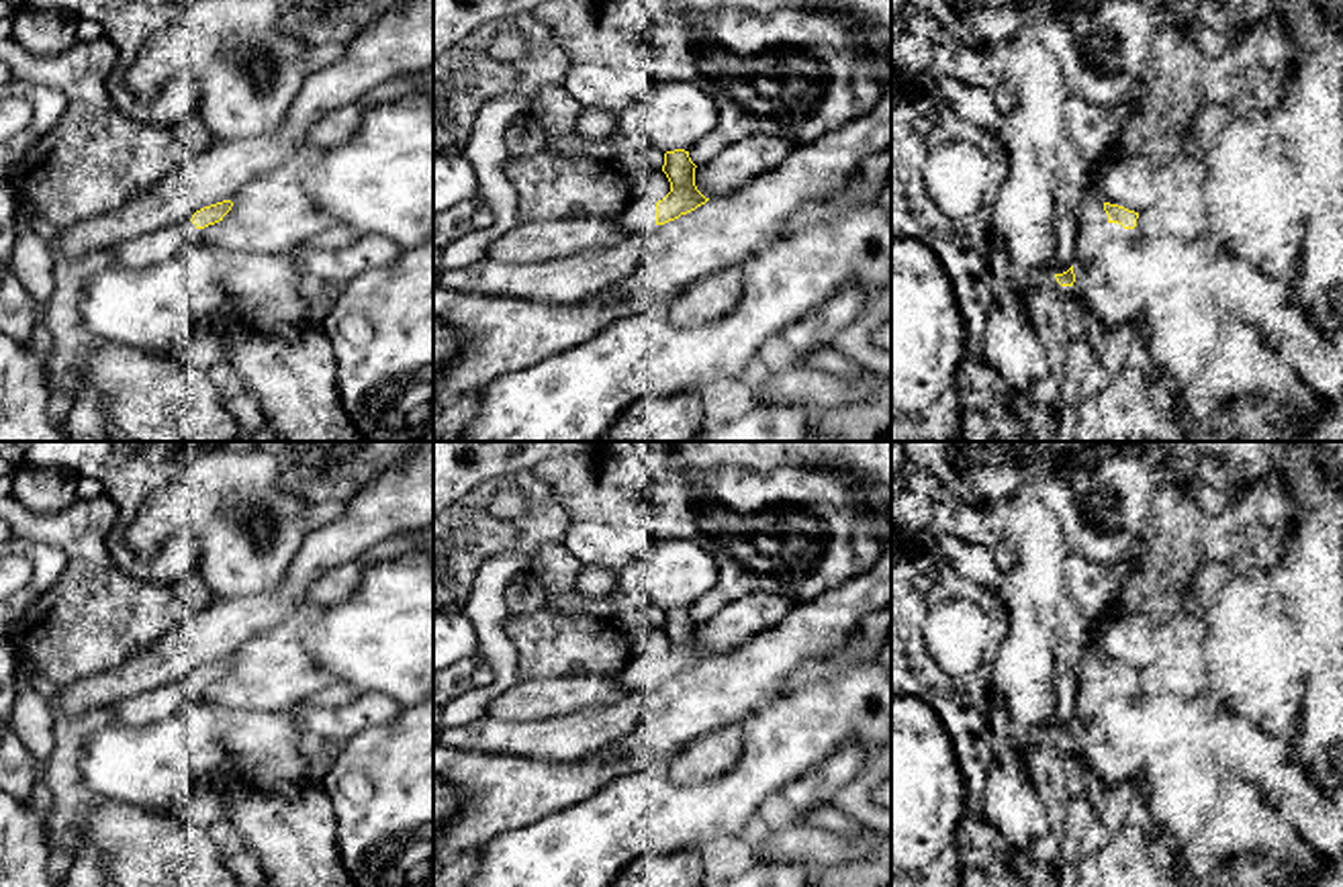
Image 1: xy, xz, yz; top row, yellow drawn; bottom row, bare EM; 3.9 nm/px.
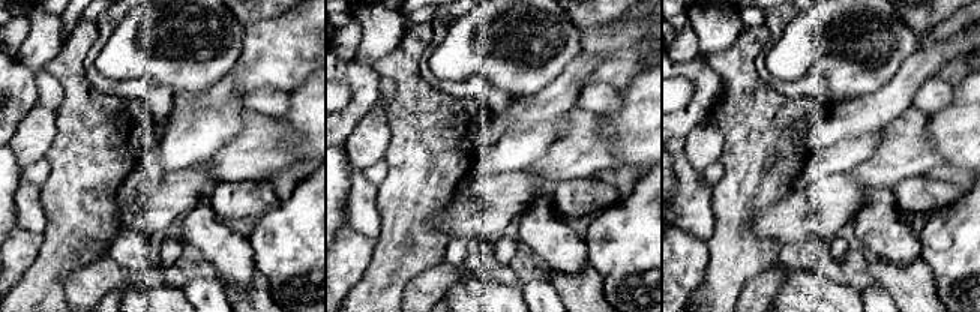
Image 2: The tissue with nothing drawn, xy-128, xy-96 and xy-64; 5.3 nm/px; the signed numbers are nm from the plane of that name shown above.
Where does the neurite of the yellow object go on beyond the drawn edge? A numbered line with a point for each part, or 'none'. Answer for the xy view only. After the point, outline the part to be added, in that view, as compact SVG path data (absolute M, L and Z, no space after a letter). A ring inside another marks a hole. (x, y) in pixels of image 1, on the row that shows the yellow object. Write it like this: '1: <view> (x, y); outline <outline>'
1: xy (164, 244); outline M182 221L147 233L137 239L129 239L114 249L114 264L119 268L151 266L155 262L172 260L180 247L198 237L198 229L192 221Z

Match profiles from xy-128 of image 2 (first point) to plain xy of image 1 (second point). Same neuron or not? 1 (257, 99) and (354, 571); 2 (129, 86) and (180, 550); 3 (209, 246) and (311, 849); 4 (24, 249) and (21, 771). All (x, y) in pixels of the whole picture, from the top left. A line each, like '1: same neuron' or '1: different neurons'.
1: same neuron
2: same neuron
3: different neurons
4: different neurons

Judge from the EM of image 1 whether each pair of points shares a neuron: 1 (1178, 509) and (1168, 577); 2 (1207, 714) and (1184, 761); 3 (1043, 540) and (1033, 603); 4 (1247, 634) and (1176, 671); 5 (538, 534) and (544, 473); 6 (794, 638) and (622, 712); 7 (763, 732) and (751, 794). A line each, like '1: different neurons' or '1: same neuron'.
1: same neuron
2: same neuron
3: same neuron
4: different neurons
5: different neurons
6: different neurons
7: same neuron

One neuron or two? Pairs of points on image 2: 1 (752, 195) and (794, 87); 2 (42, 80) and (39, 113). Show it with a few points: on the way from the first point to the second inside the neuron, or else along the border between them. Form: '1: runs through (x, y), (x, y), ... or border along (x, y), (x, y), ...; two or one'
1: border along (761, 78), (790, 96), (821, 98), (826, 102); two
2: runs through (44, 87), (44, 105); one

